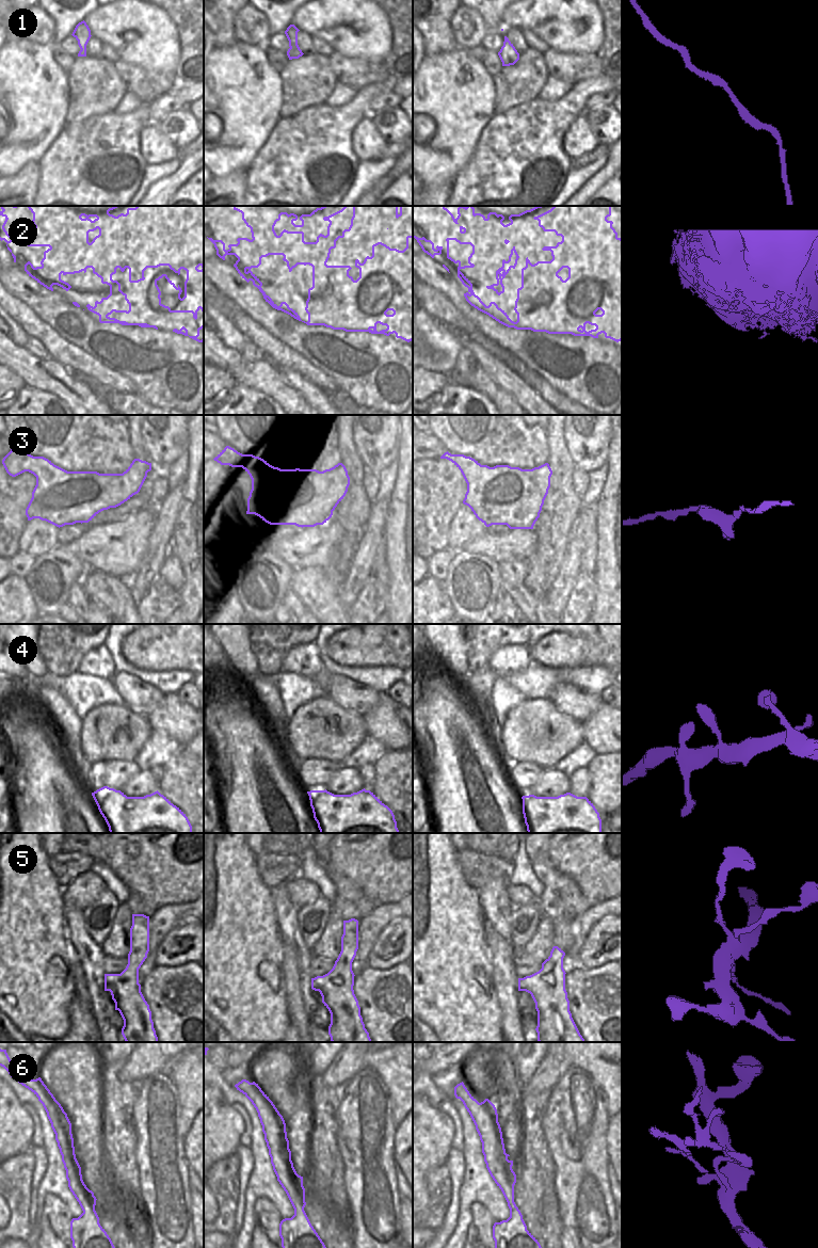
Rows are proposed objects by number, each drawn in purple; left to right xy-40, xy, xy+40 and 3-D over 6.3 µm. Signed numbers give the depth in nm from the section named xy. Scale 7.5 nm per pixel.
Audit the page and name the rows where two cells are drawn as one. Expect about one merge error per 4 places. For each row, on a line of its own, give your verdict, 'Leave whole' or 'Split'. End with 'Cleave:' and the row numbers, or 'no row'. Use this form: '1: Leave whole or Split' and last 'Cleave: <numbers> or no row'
1: Leave whole
2: Leave whole
3: Leave whole
4: Leave whole
5: Leave whole
6: Split
Cleave: 6.

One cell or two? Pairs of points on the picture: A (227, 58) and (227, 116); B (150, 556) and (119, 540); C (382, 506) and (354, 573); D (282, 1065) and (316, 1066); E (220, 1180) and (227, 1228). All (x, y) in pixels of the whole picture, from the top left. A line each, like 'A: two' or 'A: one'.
A: one
B: two
C: one
D: two
E: one

